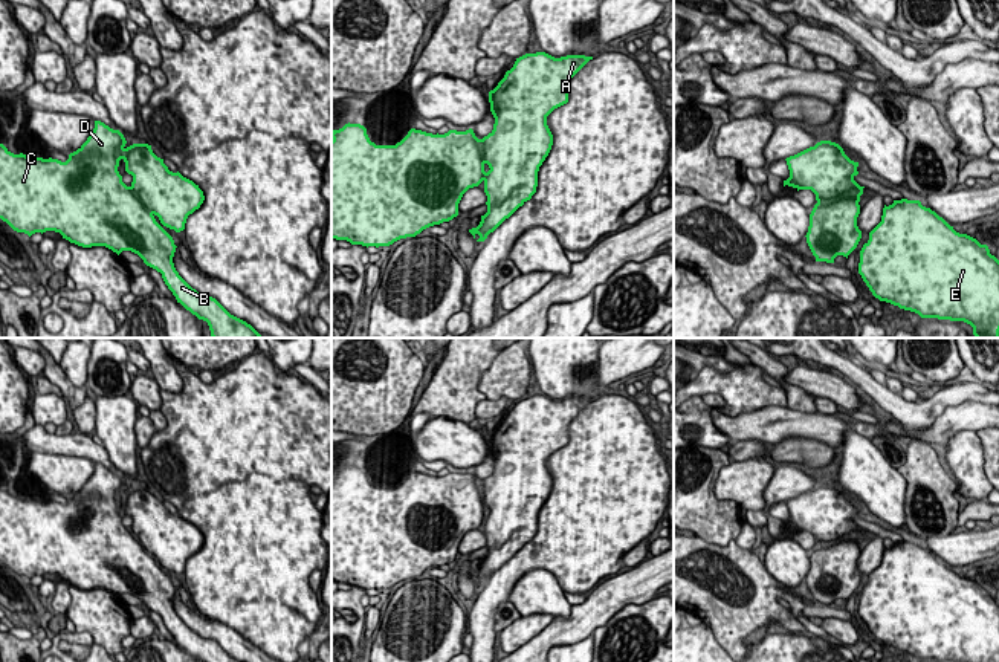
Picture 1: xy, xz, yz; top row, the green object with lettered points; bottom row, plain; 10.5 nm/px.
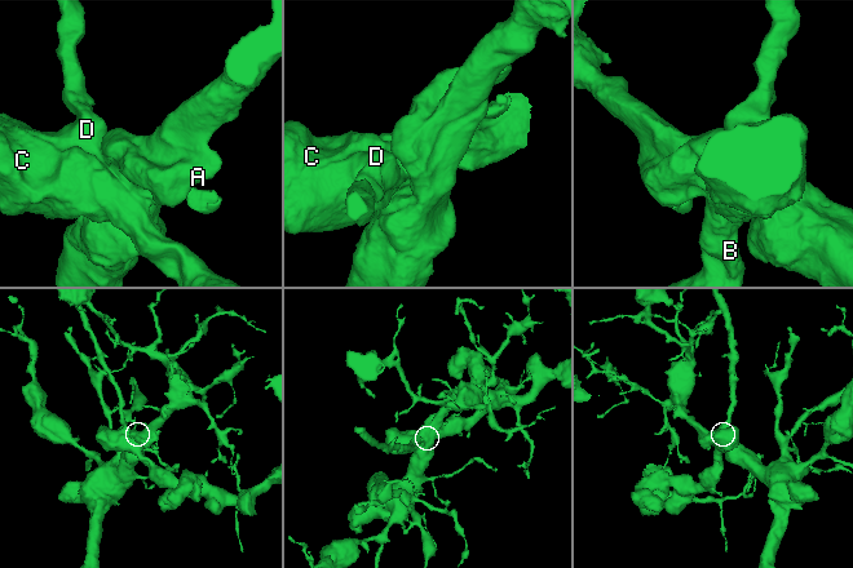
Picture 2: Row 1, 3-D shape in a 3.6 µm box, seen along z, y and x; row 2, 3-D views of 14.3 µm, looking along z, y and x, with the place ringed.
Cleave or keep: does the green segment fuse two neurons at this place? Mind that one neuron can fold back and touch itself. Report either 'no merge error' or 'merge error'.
no merge error

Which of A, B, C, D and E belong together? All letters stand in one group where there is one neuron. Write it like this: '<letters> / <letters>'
A B C D E

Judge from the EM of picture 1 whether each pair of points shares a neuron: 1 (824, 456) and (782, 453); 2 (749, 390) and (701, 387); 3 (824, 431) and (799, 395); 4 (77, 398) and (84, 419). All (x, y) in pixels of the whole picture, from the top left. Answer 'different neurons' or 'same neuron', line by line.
1: same neuron
2: same neuron
3: different neurons
4: different neurons

